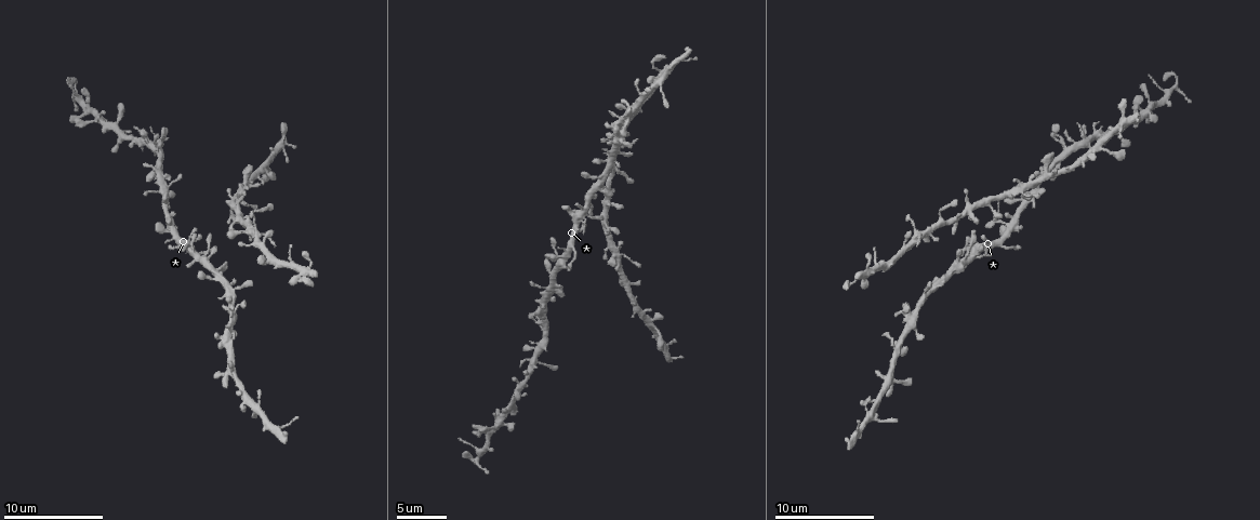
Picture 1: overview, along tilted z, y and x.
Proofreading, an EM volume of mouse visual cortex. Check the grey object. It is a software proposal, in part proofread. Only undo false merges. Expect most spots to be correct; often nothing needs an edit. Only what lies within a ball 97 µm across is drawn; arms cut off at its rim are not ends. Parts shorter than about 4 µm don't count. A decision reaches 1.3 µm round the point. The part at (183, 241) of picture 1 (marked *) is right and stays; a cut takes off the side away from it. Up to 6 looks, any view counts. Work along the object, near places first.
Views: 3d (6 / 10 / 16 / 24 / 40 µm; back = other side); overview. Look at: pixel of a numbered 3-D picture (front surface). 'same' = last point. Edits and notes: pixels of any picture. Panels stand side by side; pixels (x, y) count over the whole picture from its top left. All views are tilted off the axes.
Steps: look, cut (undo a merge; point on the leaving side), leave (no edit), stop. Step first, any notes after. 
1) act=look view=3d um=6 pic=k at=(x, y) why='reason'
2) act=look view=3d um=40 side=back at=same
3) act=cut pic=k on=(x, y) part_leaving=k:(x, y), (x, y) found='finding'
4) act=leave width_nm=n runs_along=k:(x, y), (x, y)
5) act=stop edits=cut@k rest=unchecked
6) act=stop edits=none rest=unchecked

act=look view=3d um=16 pic=1 at=(205, 259) why='branch point'

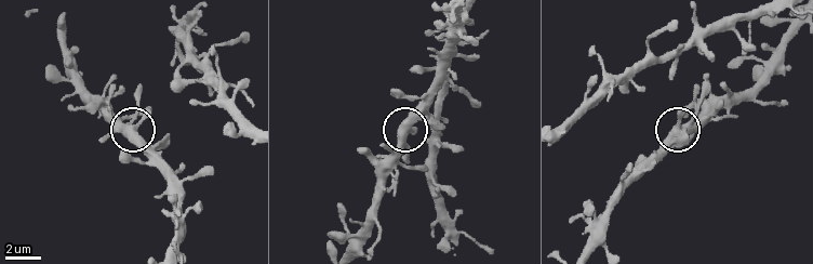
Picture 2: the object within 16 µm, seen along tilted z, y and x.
act=look view=3d um=6 pic=2 at=(678, 128)

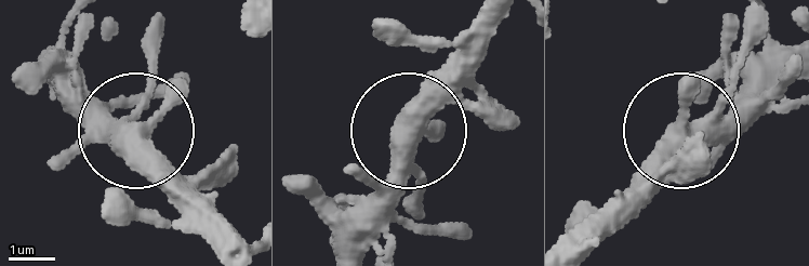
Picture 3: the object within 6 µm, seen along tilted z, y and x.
act=leave found='all the same cell'

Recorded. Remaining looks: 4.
act=look view=3d um=10 pic=1 at=(240, 218) why='two arms in line, one across'

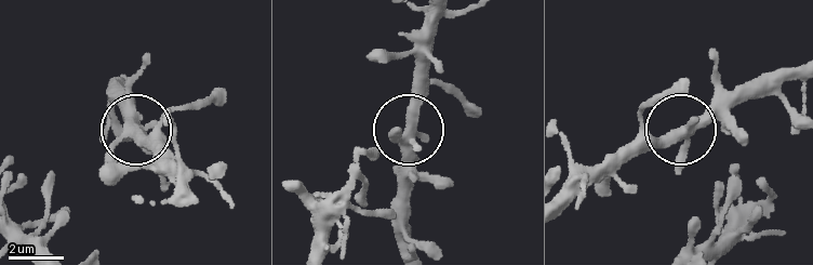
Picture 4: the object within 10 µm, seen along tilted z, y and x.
act=leave arms=3 found='all the same cell'

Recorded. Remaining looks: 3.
act=look view=3d um=10 pic=1 at=(75, 87)

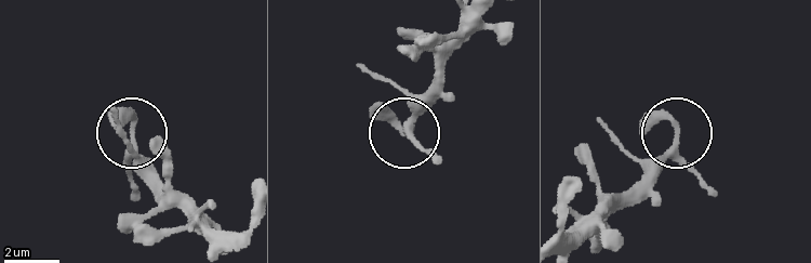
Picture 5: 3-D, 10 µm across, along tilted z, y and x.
act=look view=3d um=6 pic=5 at=(131, 138)

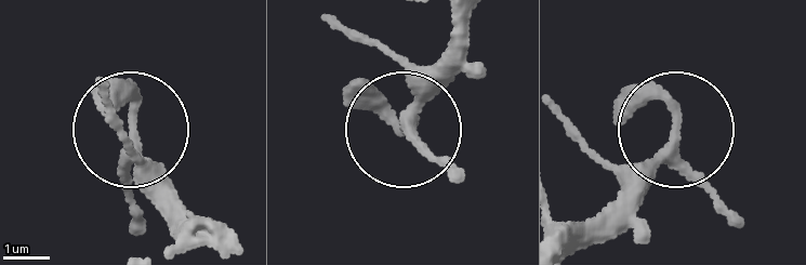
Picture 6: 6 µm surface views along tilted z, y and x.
act=leave runs_along=6:(571, 244), (678, 136), (694, 176), (737, 219) found='continuous, no second cell'

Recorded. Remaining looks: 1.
act=stop edits=none rest=unchecked

